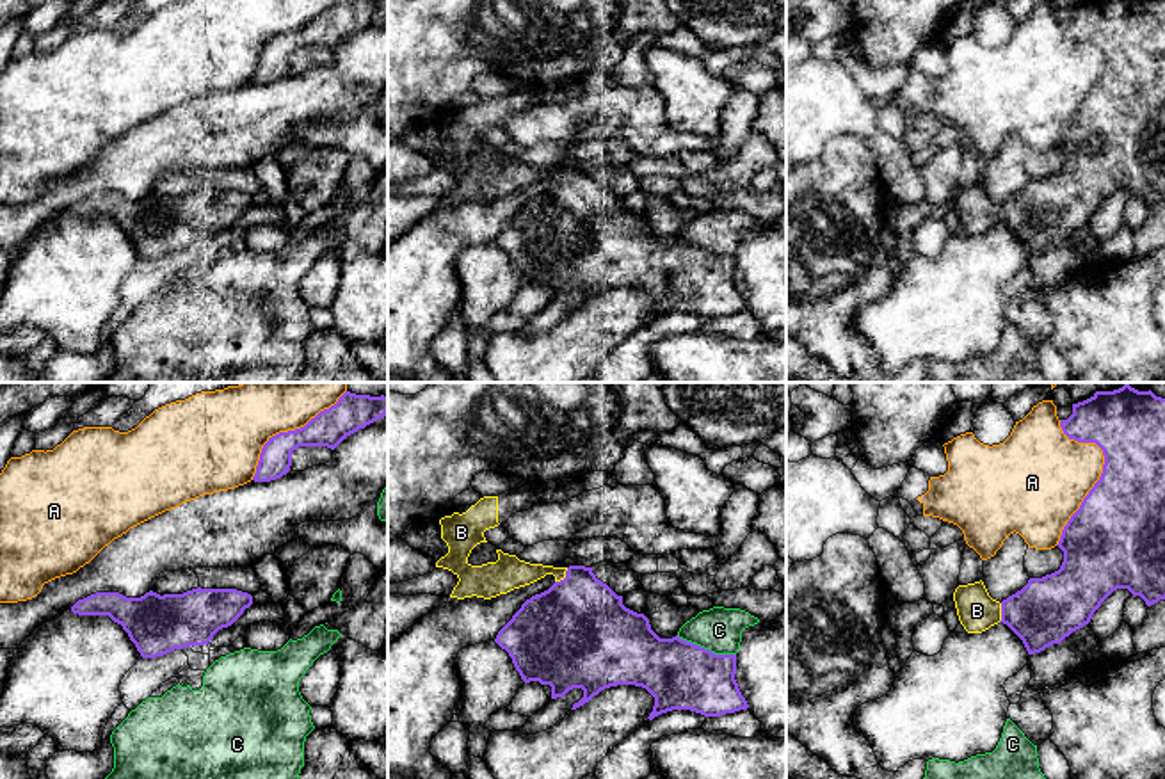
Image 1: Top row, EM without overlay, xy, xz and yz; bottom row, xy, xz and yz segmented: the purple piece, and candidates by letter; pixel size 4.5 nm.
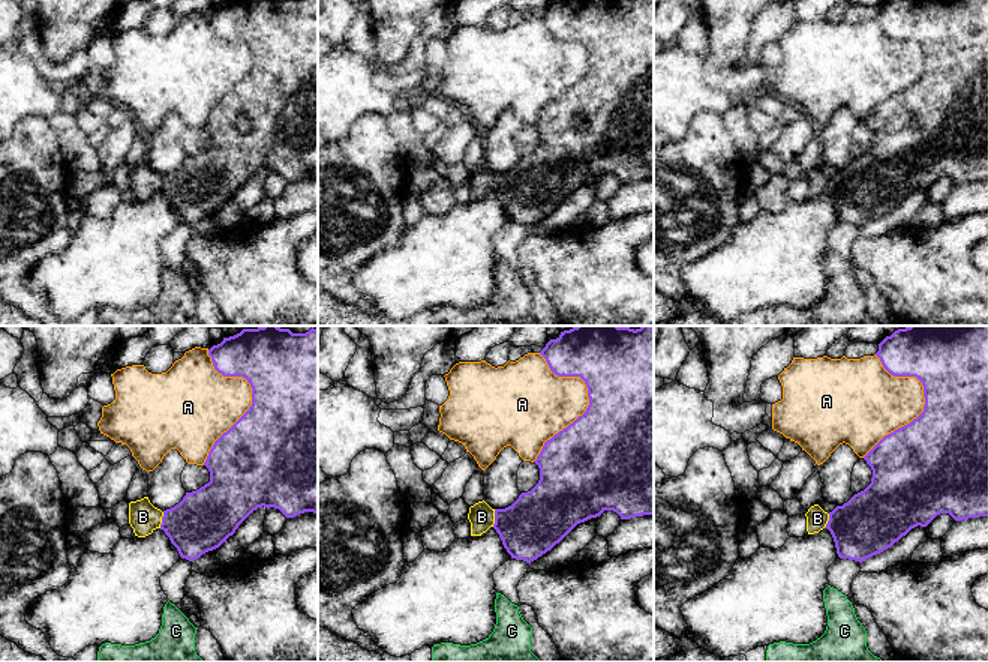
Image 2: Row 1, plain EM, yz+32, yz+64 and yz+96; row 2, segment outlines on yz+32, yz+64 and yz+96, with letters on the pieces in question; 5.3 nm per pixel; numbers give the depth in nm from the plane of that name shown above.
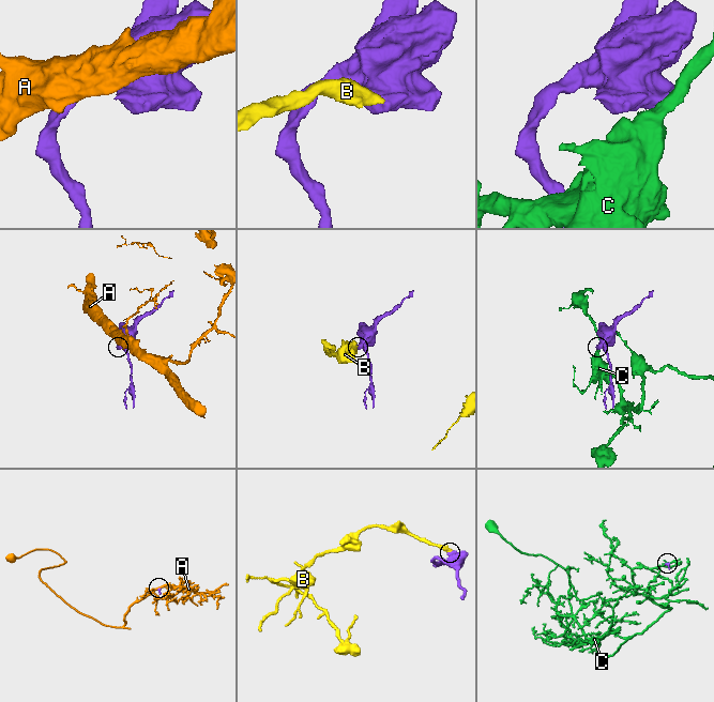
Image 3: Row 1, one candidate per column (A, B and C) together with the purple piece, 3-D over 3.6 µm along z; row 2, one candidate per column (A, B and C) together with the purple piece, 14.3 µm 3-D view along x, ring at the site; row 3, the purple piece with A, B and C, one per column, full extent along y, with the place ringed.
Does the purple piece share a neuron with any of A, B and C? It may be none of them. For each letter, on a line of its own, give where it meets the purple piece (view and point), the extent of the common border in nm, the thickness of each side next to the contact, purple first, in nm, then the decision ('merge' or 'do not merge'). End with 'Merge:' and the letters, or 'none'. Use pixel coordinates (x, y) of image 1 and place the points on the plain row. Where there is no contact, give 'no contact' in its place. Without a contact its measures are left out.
A: yz (1101, 75) | 550 nm | 400/400 nm | do not merge
B: xz (566, 178) | 90 nm | 460/150 nm | merge
C: xz (707, 251) | 280 nm | 300/200 nm | do not merge
Merge: B

